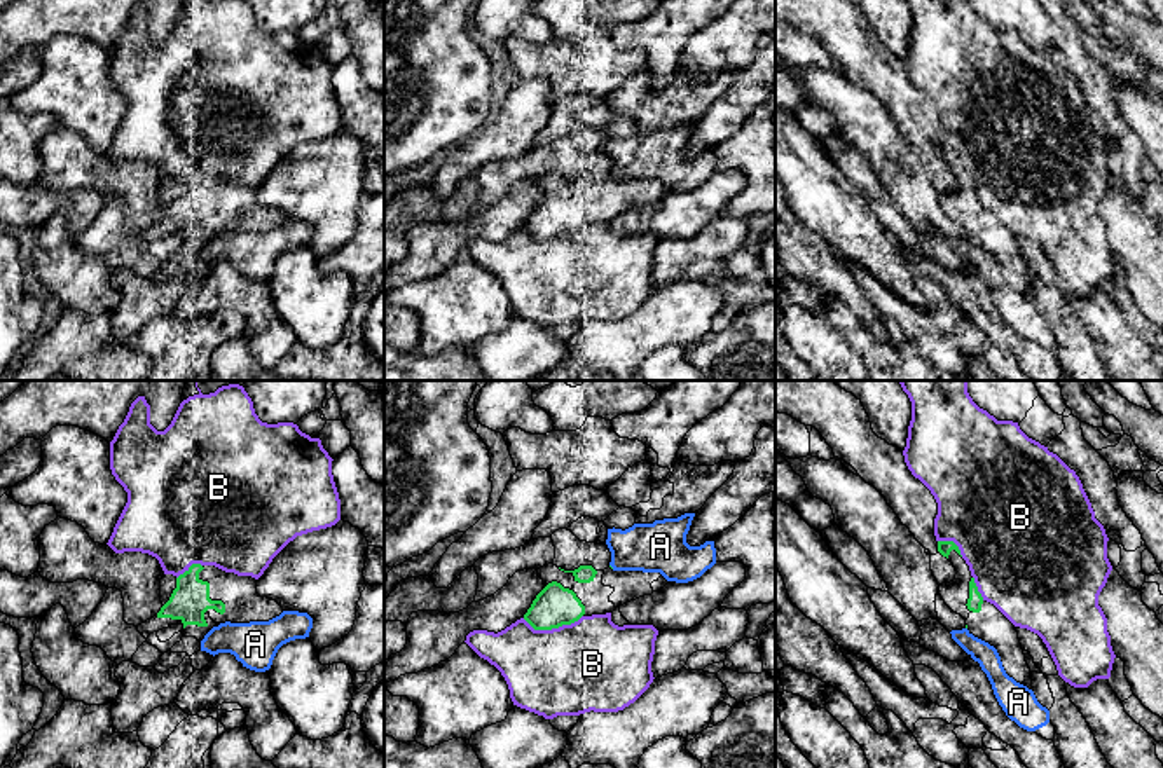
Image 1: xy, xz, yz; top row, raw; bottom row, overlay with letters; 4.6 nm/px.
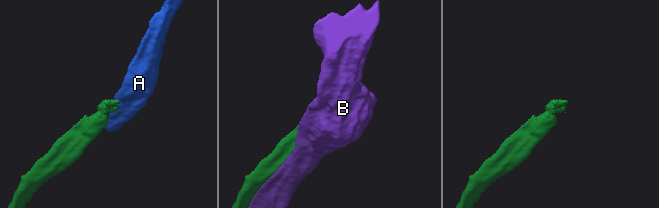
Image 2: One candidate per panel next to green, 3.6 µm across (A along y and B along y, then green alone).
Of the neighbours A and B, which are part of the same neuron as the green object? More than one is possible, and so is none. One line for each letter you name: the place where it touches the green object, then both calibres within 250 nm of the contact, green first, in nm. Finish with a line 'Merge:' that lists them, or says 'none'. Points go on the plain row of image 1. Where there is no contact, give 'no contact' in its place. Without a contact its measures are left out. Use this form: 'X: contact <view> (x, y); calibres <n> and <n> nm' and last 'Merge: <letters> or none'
Merge: none

